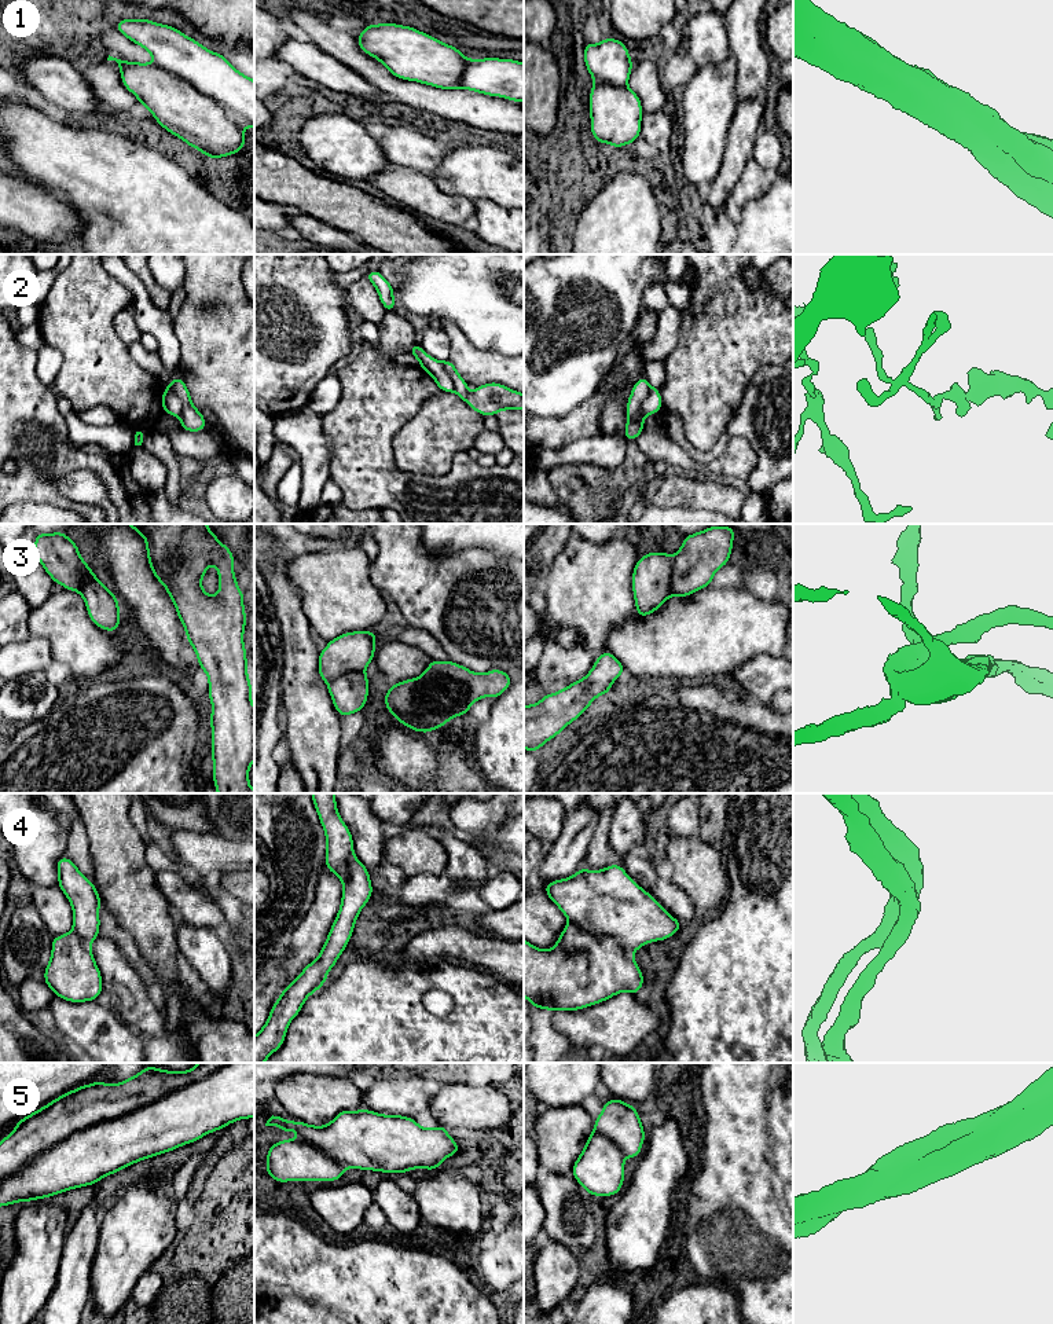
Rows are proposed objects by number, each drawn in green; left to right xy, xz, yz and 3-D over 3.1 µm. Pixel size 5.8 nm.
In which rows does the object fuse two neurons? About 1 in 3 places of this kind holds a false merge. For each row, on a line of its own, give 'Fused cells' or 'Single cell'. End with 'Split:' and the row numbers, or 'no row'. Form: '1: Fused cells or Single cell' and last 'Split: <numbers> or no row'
1: Single cell
2: Fused cells
3: Single cell
4: Fused cells
5: Single cell
Split: 2, 4

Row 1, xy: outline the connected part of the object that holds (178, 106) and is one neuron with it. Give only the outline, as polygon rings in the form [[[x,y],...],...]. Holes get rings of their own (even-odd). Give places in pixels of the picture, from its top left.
[[[120,19],[115,30],[148,51],[154,63],[128,62],[109,55],[120,67],[124,87],[146,106],[157,122],[208,158],[223,158],[245,147],[245,128],[254,129],[254,81],[238,71],[224,55],[169,25]]]

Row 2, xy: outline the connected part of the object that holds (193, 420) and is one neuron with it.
[[[173,377],[173,379],[169,384],[169,388],[173,389],[173,392],[181,400],[183,404],[181,412],[179,415],[181,418],[180,428],[188,432],[205,430],[206,421],[202,412],[194,407],[188,388],[184,384],[184,381],[179,377]]]

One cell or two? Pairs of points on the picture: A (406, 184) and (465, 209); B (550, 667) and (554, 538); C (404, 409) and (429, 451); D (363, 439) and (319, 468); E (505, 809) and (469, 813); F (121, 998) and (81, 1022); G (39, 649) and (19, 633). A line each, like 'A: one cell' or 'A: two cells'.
A: one cell
B: two cells
C: two cells
D: two cells
E: one cell
F: two cells
G: two cells

